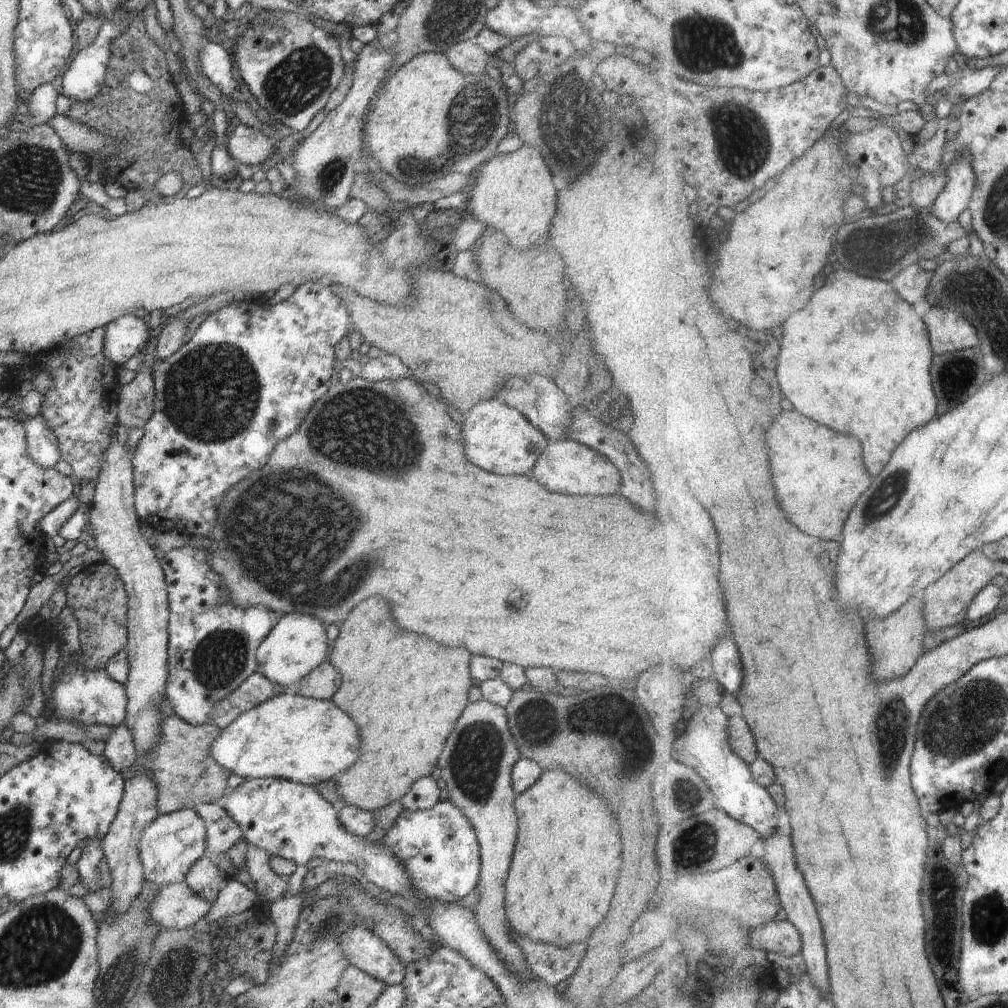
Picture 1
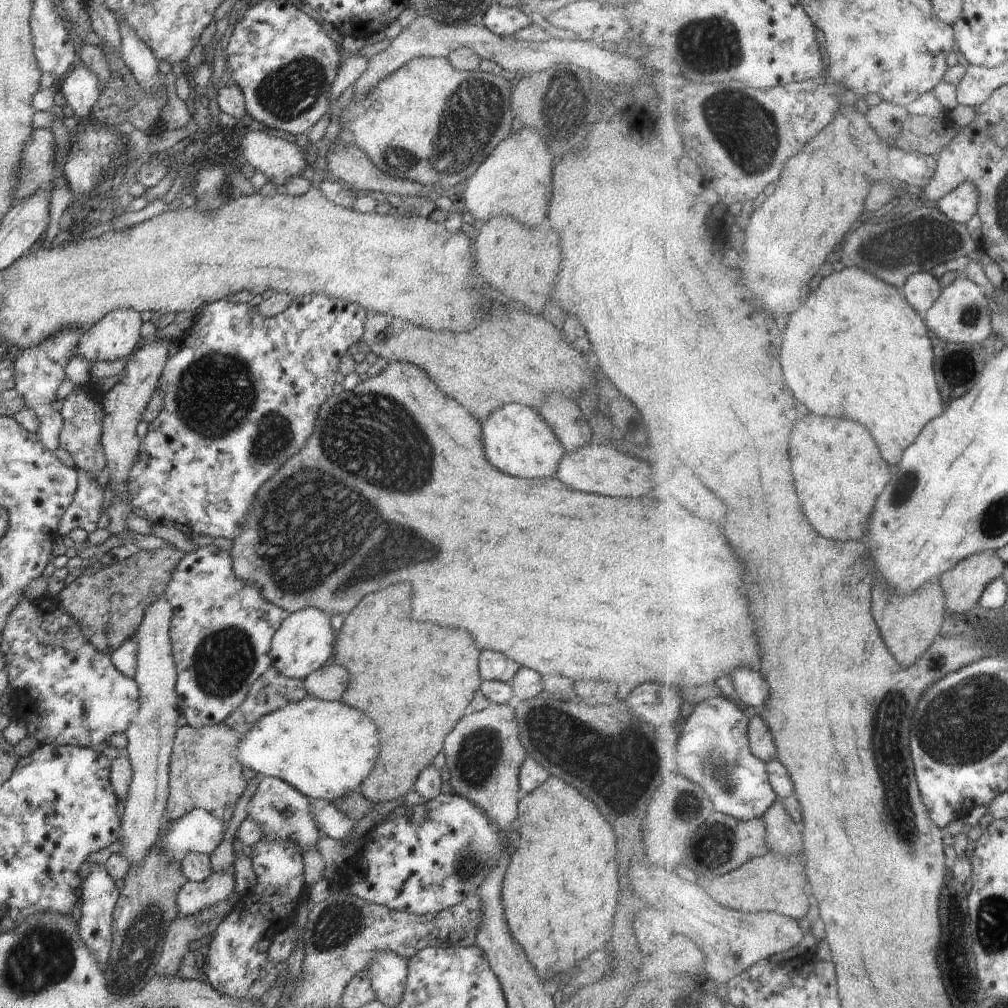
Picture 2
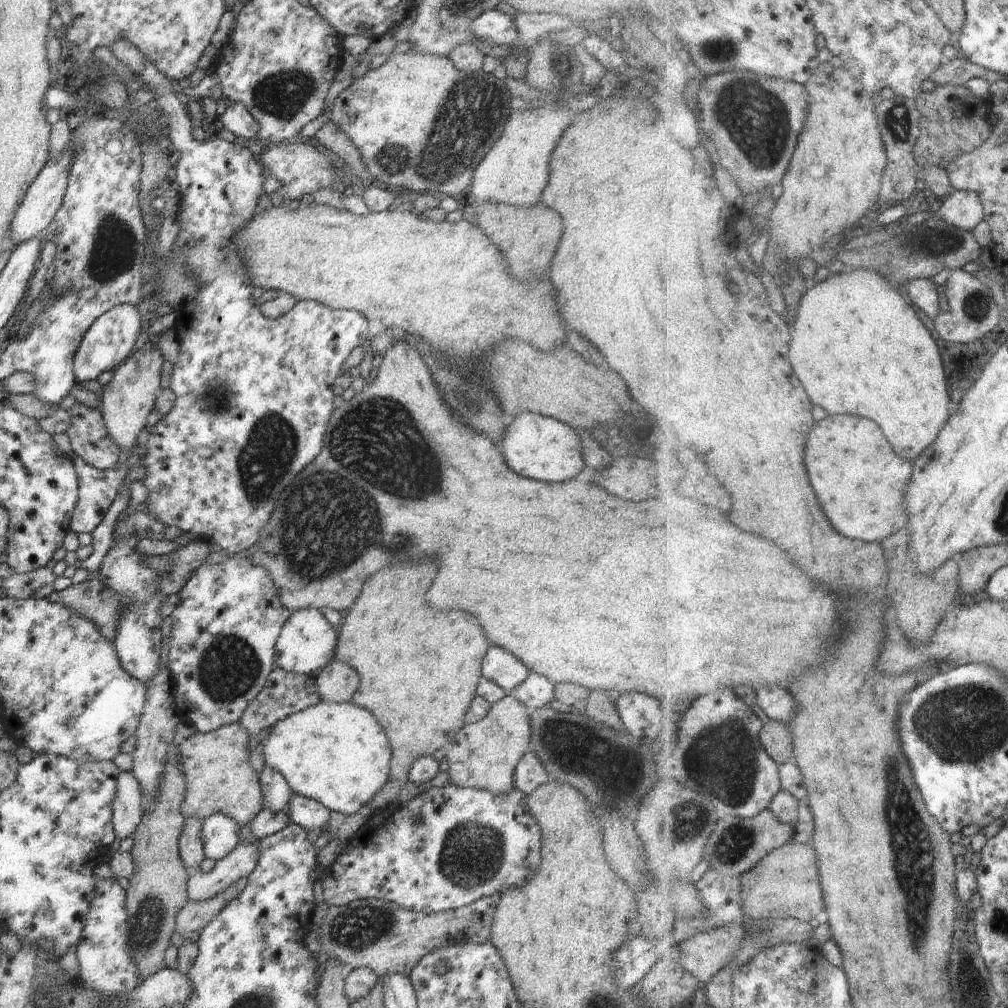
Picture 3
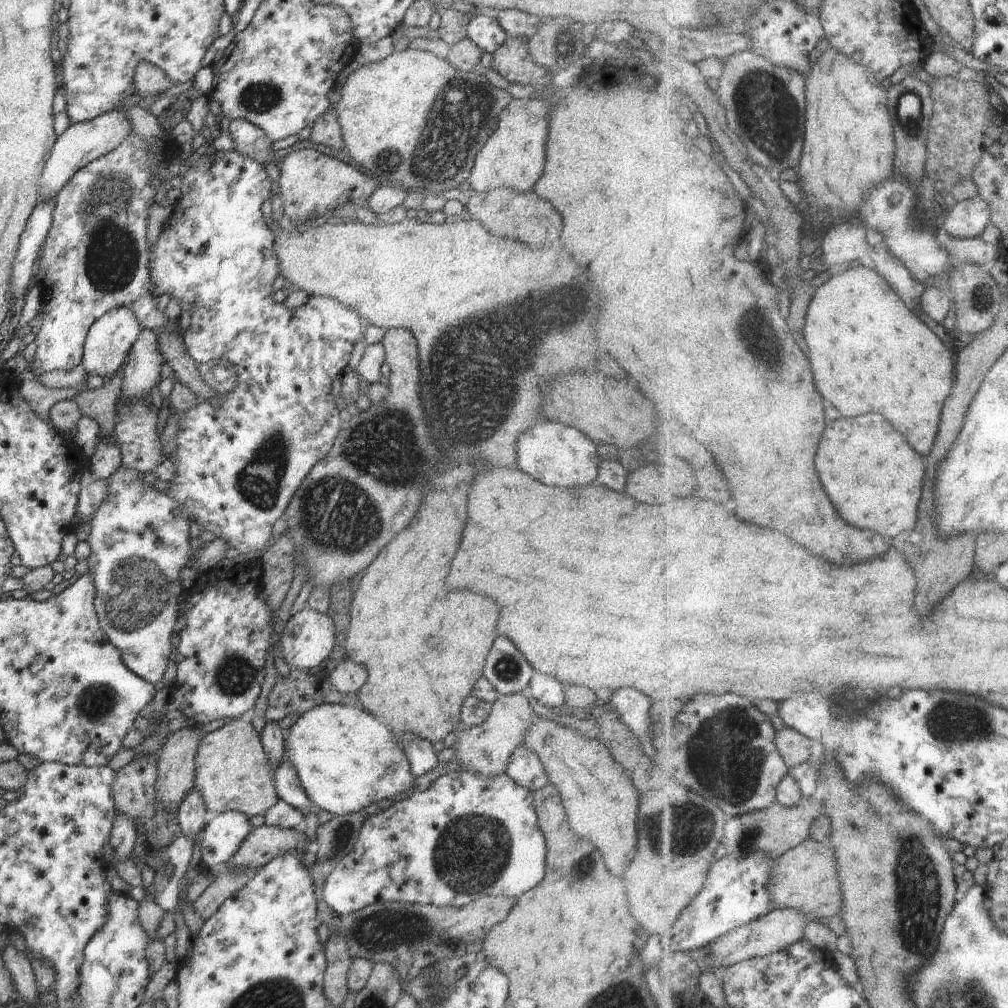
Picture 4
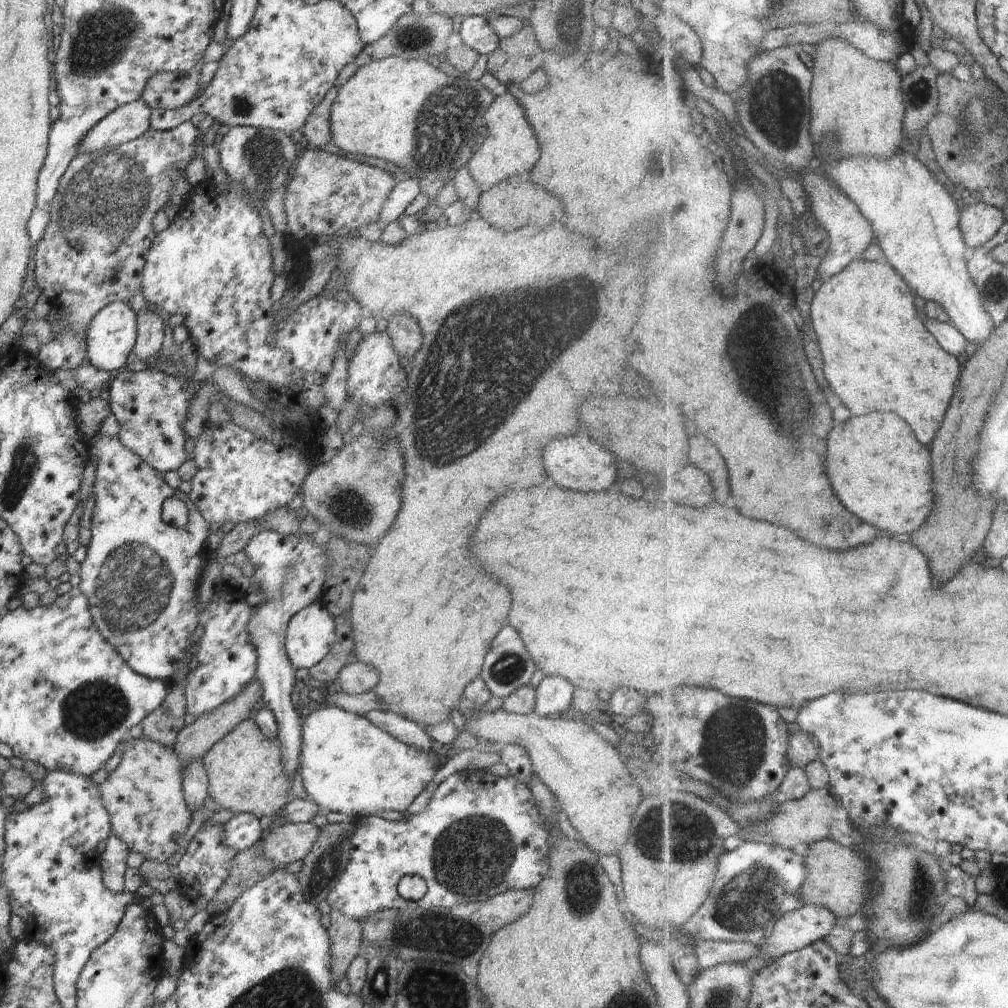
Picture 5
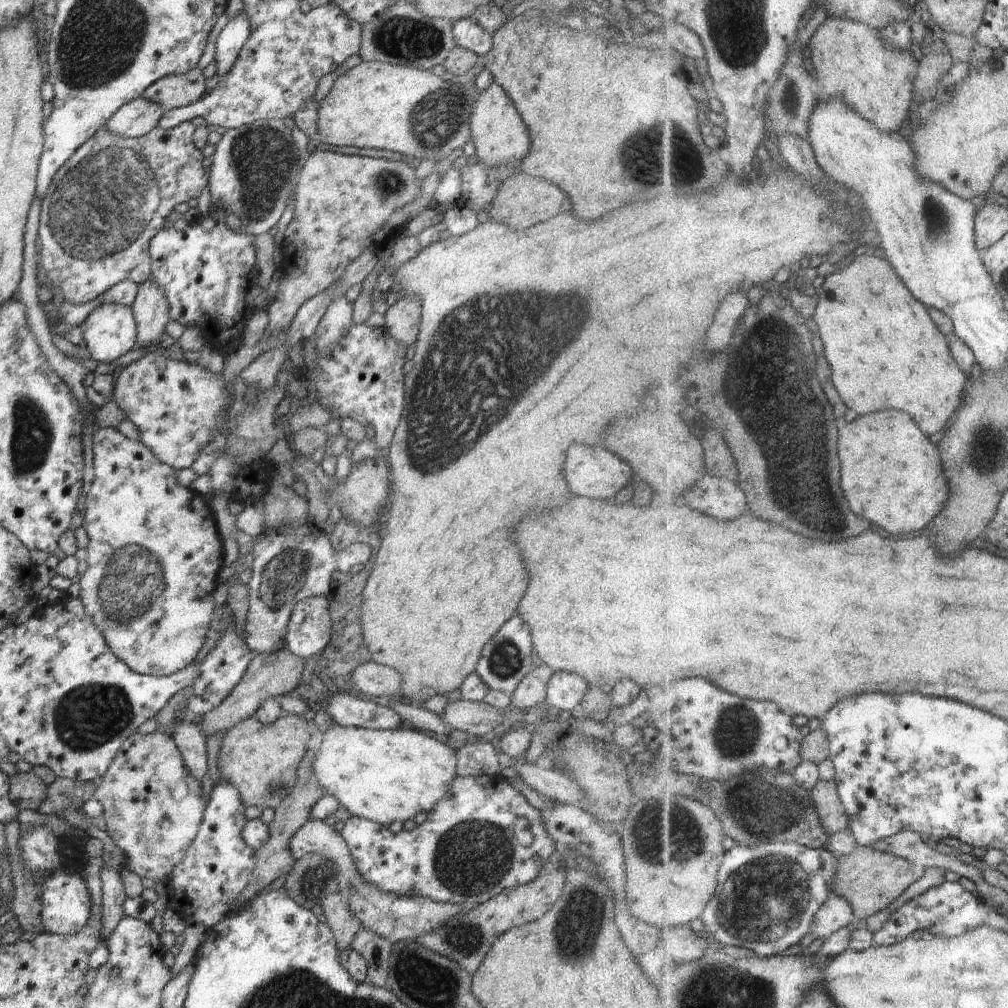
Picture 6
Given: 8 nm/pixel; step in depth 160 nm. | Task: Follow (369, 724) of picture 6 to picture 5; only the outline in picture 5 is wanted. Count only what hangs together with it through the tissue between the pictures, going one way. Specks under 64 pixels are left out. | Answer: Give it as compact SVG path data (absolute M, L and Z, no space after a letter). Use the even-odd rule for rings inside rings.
M368 711L365 716L374 726L390 733L407 745L418 747L421 751L430 751L433 740L422 726L409 718L392 711Z

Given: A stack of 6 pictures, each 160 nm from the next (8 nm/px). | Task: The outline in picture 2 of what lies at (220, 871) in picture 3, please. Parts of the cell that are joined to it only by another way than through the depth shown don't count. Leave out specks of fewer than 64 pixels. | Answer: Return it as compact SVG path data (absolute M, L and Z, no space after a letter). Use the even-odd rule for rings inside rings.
M234 872L212 873L202 882L186 881L176 895L179 915L193 915L226 900L234 891Z

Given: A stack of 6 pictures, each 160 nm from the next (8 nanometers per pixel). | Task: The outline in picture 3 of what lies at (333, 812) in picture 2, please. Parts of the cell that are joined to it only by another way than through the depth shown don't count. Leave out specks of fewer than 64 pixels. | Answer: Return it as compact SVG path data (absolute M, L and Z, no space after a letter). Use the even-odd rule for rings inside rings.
M293 791L288 801L287 810L289 811L291 822L303 826L308 832L312 828L320 828L320 826L323 826L323 830L326 830L332 814L325 806L316 802L316 800Z

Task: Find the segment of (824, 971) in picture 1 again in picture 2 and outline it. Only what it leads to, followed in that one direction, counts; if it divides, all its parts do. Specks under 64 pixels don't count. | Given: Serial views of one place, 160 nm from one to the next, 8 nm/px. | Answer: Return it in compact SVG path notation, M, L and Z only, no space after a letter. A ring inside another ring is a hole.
M778 800L765 814L768 829L768 844L770 850L782 854L783 857L790 854L798 854L800 840L802 840L802 828L800 824L790 816L784 802Z

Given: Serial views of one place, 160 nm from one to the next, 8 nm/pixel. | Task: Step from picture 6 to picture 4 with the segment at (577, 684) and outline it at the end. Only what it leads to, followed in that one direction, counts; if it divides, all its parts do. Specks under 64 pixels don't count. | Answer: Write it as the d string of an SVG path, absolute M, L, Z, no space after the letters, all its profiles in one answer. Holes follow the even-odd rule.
M536 673L529 682L526 694L533 696L540 704L555 711L565 708L565 689L559 680L553 676Z

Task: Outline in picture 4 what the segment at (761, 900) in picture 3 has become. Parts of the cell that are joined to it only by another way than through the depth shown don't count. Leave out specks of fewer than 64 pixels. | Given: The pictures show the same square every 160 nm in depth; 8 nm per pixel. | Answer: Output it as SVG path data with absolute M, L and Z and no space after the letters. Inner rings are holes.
M812 838L776 860L778 868L775 870L774 884L769 886L776 908L799 910L812 921L825 922L824 918L840 916L844 908L844 891L836 860L838 856L834 848L824 846L822 842Z

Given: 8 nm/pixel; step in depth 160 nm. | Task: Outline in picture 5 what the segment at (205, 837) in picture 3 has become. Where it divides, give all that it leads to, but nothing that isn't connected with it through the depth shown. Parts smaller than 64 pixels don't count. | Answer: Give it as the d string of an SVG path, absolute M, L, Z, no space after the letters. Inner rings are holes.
M252 813L237 814L222 826L224 842L237 852L256 845L263 836L259 818L256 818L256 815Z

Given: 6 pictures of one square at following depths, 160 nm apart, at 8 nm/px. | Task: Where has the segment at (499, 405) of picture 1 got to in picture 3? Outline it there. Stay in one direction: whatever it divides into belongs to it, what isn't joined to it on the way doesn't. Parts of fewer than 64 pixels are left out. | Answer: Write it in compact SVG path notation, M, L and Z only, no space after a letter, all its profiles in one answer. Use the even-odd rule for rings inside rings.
M523 412L516 416L516 420L510 420L512 424L506 428L504 440L502 440L502 448L504 448L504 456L508 466L516 472L522 474L526 478L534 478L534 480L542 480L542 482L566 482L574 476L578 476L584 468L583 448L581 447L581 438L577 431L572 427L559 421L558 419L547 417L538 413Z

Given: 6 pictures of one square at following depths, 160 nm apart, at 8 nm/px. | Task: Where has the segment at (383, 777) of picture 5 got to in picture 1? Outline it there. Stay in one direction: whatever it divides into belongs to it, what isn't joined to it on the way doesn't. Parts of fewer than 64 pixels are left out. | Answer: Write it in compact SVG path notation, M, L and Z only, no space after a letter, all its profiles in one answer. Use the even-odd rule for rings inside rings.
M291 690L262 702L248 712L242 712L230 726L220 729L220 736L212 742L208 754L222 769L244 779L272 777L316 789L318 784L334 779L336 774L342 774L360 758L360 738L354 720L348 718L348 714L344 714L338 706L330 701L301 696Z

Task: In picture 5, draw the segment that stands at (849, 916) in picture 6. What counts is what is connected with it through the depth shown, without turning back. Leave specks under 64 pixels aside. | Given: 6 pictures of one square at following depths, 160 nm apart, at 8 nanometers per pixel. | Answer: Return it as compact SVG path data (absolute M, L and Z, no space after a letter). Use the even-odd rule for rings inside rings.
M808 903L799 911L783 916L771 941L760 947L763 950L762 956L783 957L802 950L826 939L840 922L841 918L831 908Z

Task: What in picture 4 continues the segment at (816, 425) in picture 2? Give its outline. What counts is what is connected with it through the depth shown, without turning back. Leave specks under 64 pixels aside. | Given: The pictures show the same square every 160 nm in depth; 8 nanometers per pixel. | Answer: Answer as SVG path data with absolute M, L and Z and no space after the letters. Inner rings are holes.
M882 414L832 422L820 446L818 466L828 494L840 506L840 514L854 526L892 539L918 528L926 480L924 456Z

